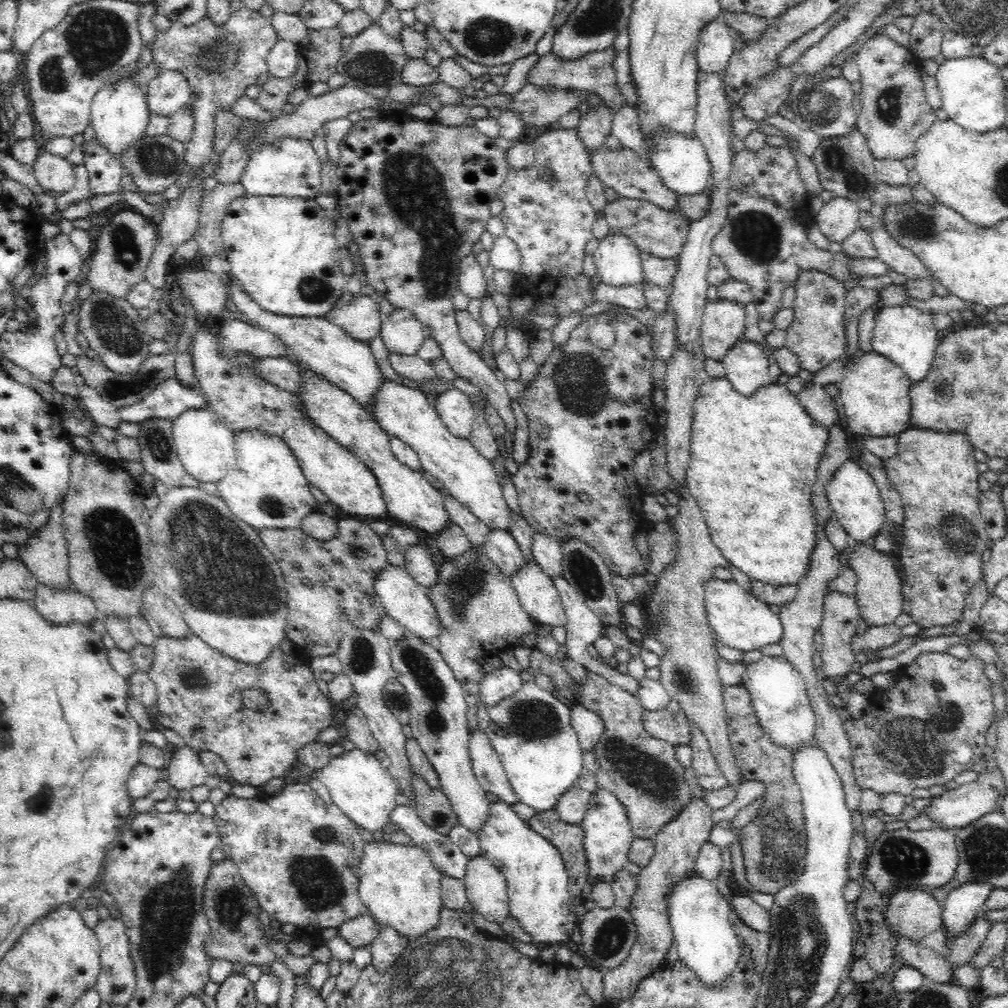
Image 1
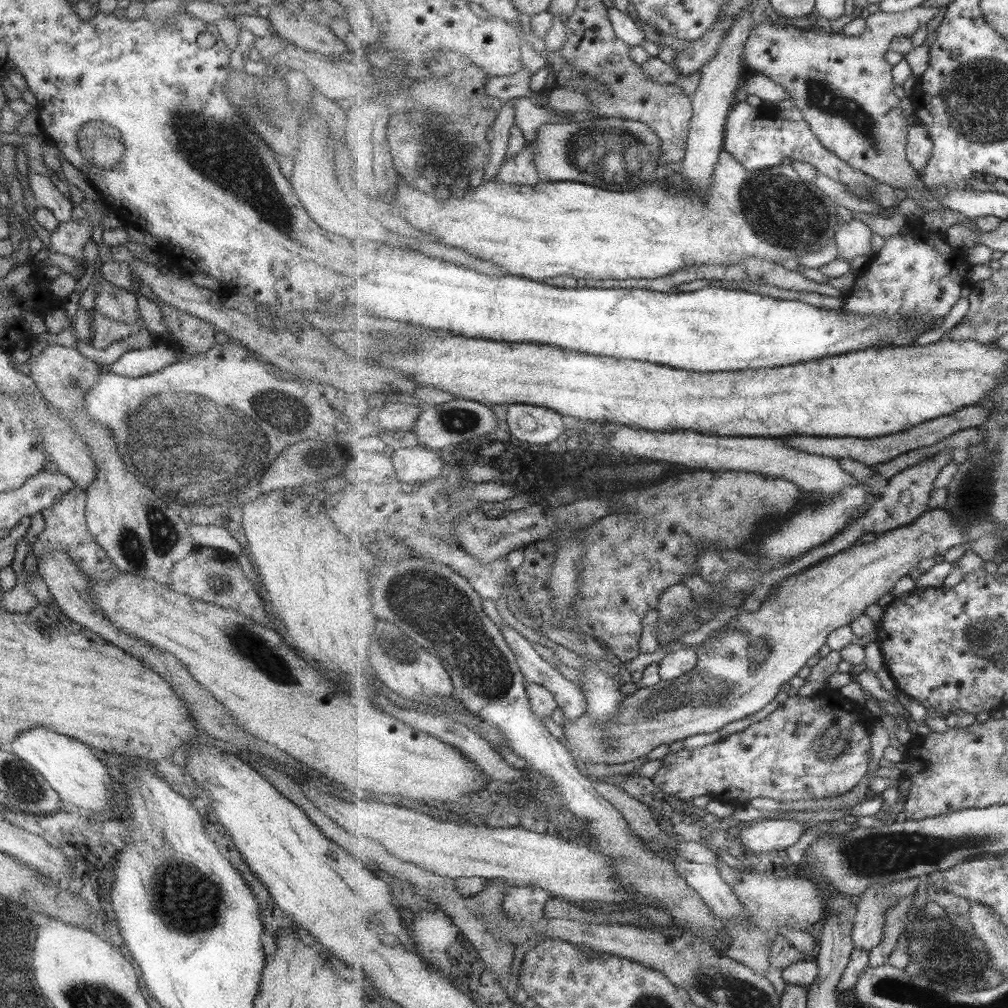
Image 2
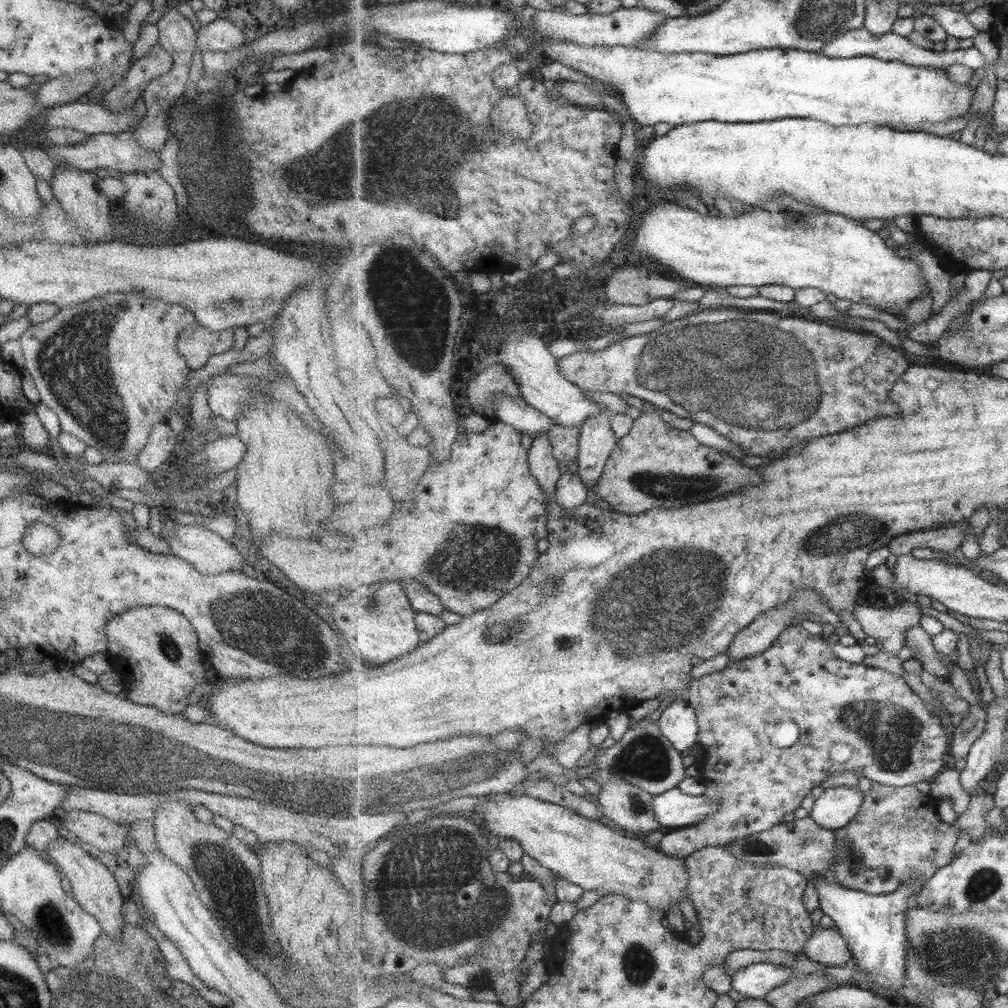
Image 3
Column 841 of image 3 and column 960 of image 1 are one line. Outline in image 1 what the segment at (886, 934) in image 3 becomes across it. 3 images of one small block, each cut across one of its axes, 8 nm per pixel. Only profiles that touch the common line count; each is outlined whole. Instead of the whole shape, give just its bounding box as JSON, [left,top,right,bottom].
[941,880,994,941]

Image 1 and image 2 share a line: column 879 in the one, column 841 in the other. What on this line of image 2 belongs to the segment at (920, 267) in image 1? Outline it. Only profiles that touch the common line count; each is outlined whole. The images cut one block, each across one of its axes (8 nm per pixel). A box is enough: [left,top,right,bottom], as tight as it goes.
[838,219,873,261]

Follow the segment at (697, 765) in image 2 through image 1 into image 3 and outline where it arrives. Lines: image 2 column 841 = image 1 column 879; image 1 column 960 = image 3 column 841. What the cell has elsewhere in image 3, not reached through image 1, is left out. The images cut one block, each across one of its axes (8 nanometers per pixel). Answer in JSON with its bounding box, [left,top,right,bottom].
[659,624,950,858]

